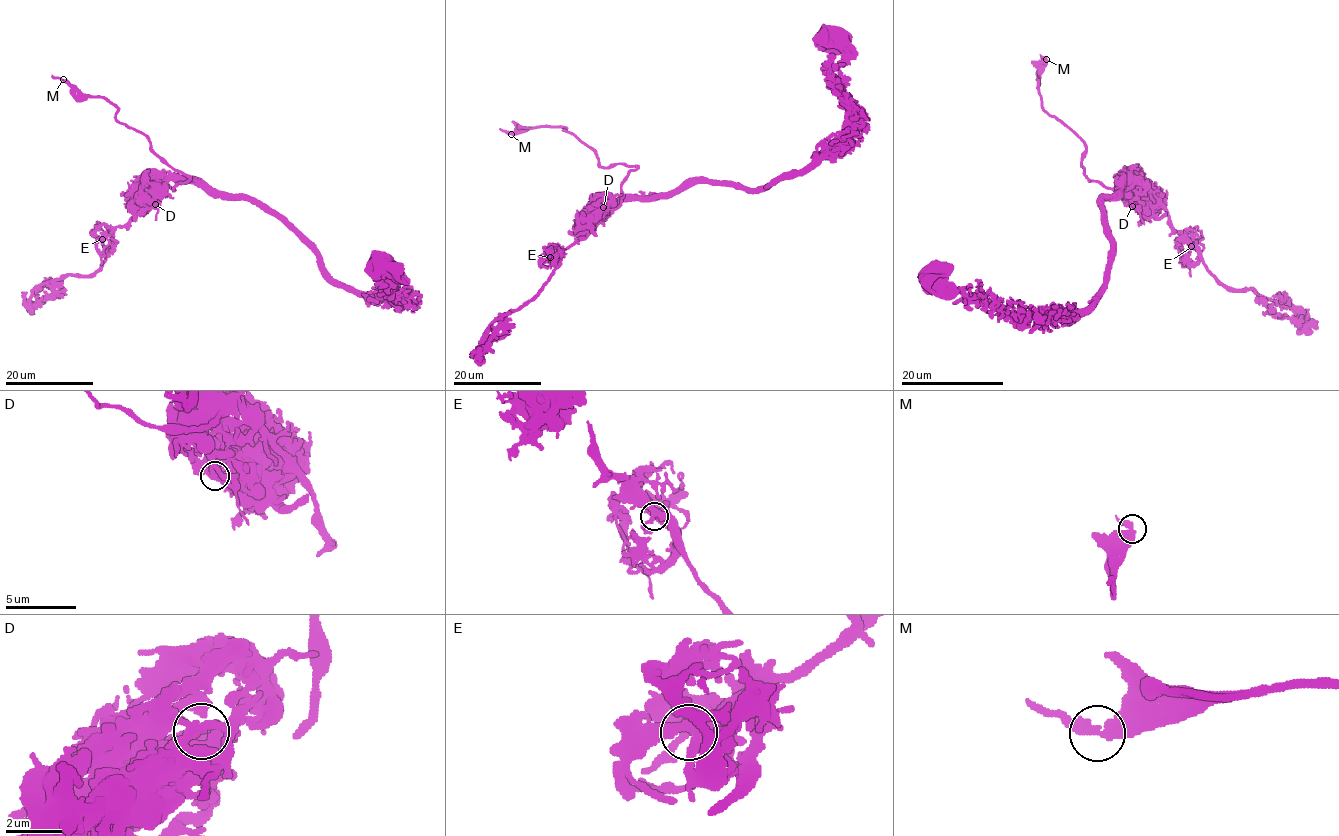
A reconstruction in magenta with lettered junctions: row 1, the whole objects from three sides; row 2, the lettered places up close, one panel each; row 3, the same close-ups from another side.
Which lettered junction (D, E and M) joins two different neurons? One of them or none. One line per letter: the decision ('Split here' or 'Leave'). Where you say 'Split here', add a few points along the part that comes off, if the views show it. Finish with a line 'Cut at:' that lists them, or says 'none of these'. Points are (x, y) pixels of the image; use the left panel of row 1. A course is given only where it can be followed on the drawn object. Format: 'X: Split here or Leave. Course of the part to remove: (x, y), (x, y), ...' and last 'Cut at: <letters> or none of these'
D: Split here. Course of the part to remove: (155, 205), (166, 191), (163, 185), (116, 228), (113, 246), (93, 274), (57, 278), (54, 290), (29, 308)
E: Leave
M: Leave
Cut at: D

